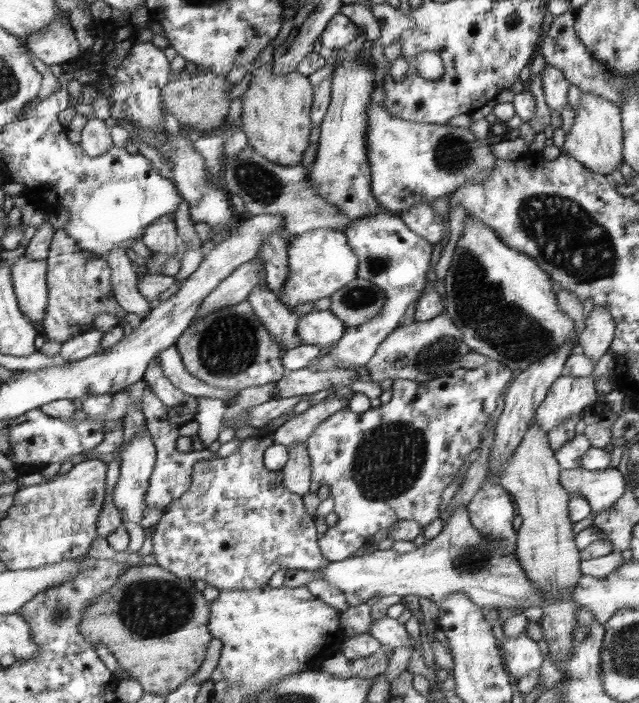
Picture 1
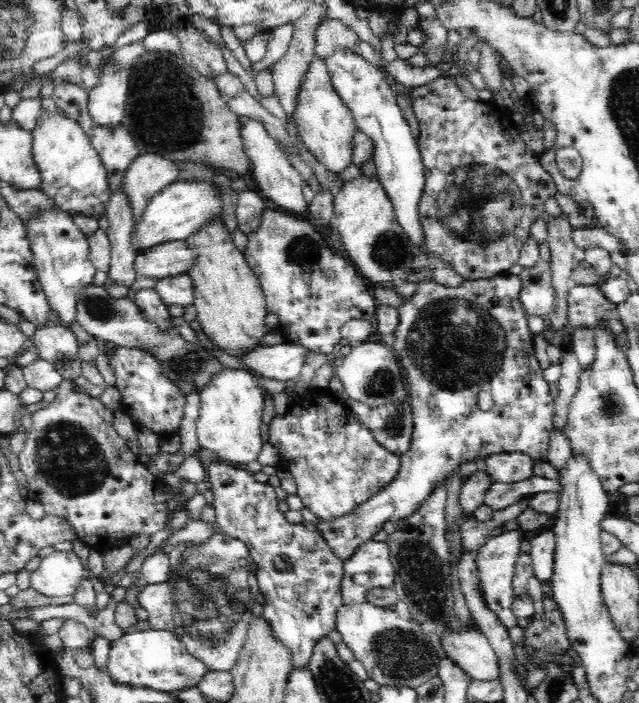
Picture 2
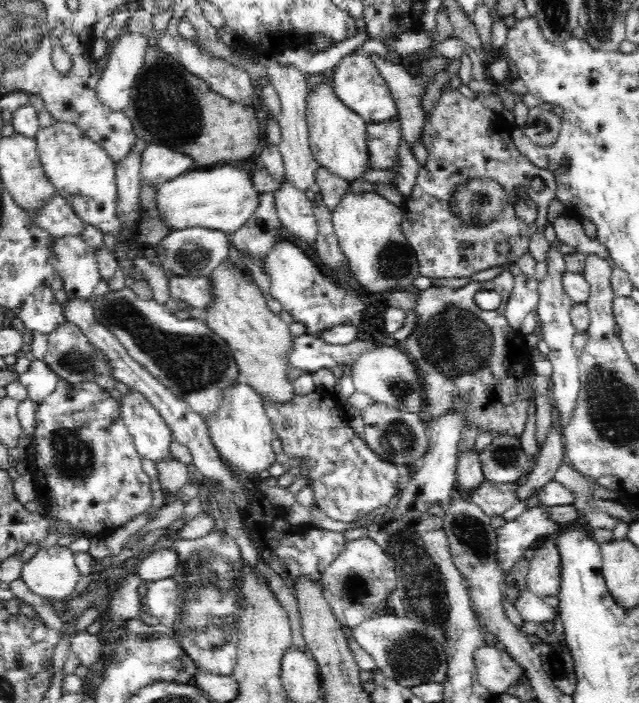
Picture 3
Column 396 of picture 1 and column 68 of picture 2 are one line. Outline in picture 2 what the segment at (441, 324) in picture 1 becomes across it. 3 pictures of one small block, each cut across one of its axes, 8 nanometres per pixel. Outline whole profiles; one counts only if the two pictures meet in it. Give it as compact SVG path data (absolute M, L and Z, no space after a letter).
M48 320L42 328L37 328L33 337L31 338L36 346L37 354L40 359L50 361L56 365L56 369L63 376L63 378L74 380L78 376L82 376L82 363L78 355L78 340L76 334L70 329L62 325L56 325Z

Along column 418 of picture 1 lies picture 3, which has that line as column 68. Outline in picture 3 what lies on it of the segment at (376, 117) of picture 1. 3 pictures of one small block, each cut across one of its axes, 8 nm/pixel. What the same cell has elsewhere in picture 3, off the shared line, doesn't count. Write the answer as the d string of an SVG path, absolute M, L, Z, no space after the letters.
M56 121L50 126L41 127L35 140L42 167L56 194L68 201L69 206L85 224L99 228L104 234L116 236L118 230L122 230L122 219L116 215L117 165L83 129L74 123Z

